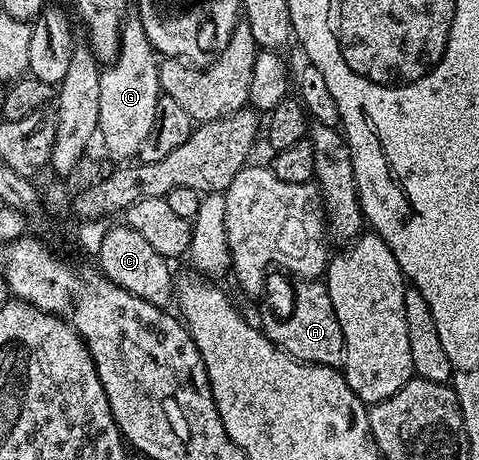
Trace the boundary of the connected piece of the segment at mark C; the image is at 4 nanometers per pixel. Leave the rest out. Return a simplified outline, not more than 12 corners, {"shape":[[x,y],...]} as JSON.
{"shape":[[110,226],[100,274],[151,305],[175,299],[175,274],[135,229]]}

